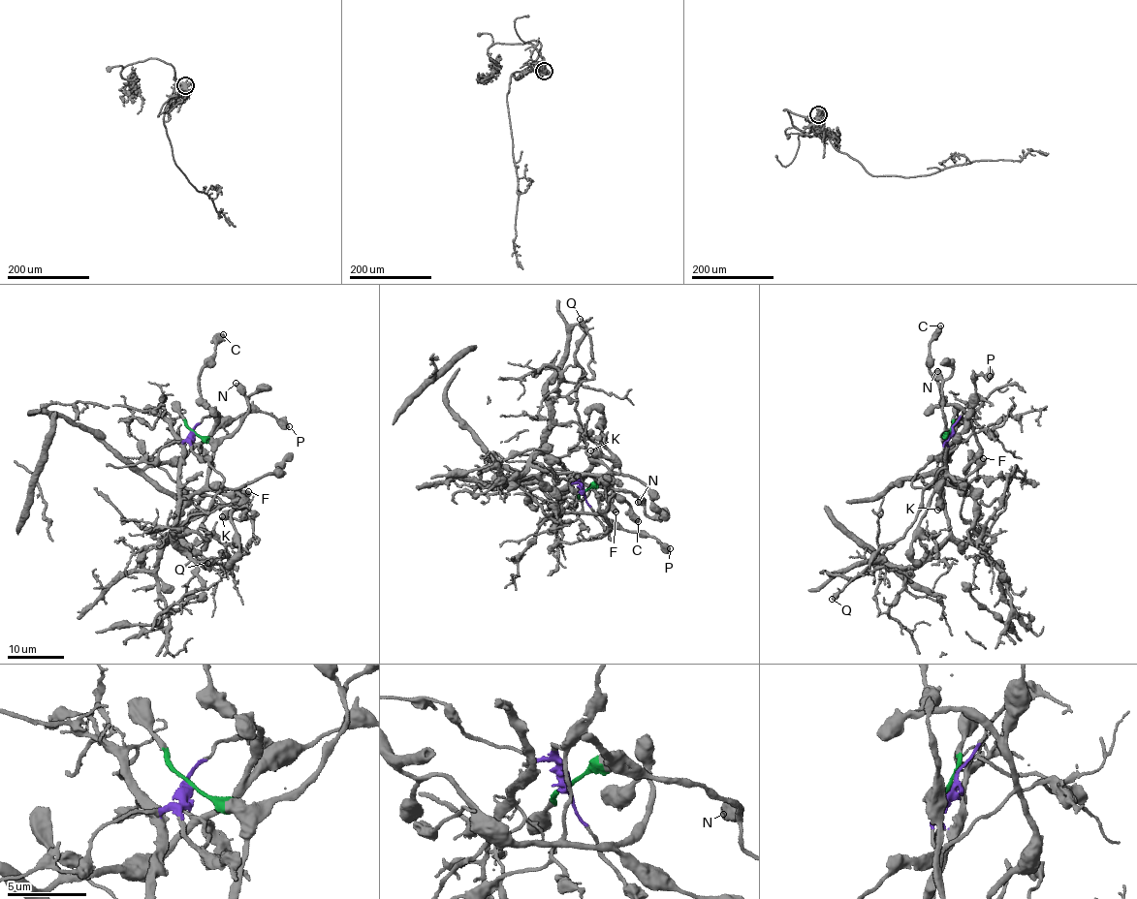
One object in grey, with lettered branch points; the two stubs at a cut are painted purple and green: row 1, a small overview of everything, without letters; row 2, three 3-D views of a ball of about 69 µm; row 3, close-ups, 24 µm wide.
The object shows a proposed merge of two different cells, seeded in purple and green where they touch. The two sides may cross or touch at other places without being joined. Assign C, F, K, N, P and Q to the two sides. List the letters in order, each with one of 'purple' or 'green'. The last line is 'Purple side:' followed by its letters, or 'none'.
C: green
F: green
K: green
N: green
P: green
Q: purple
Purple side: Q

